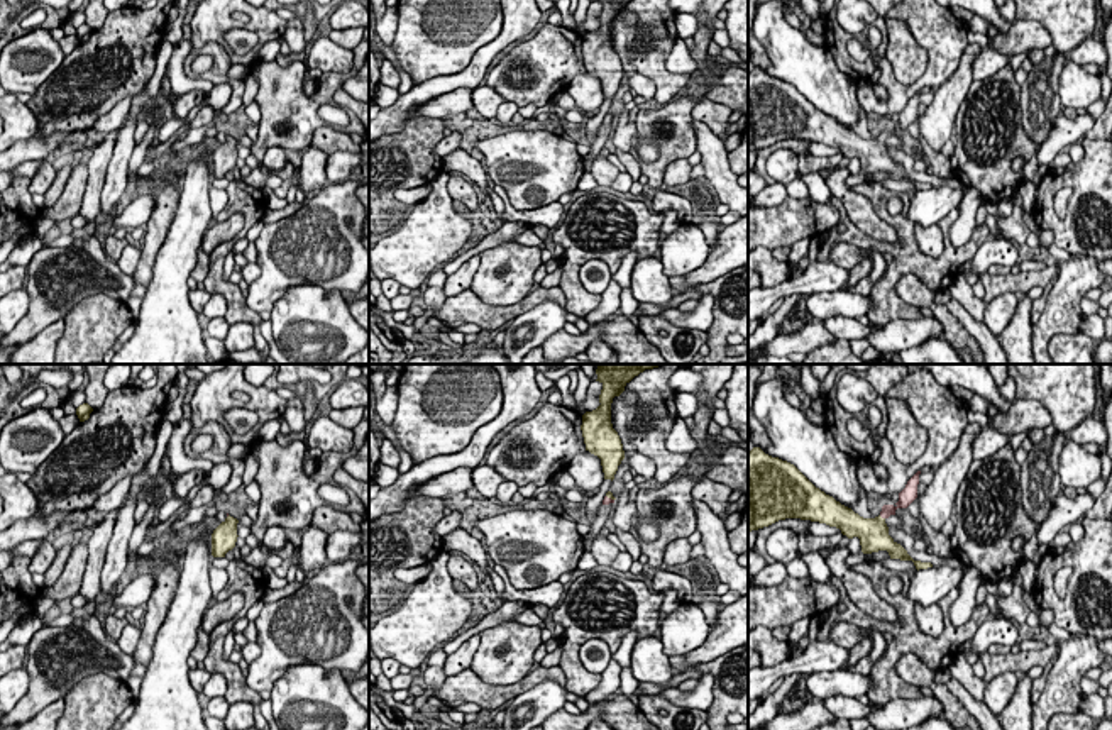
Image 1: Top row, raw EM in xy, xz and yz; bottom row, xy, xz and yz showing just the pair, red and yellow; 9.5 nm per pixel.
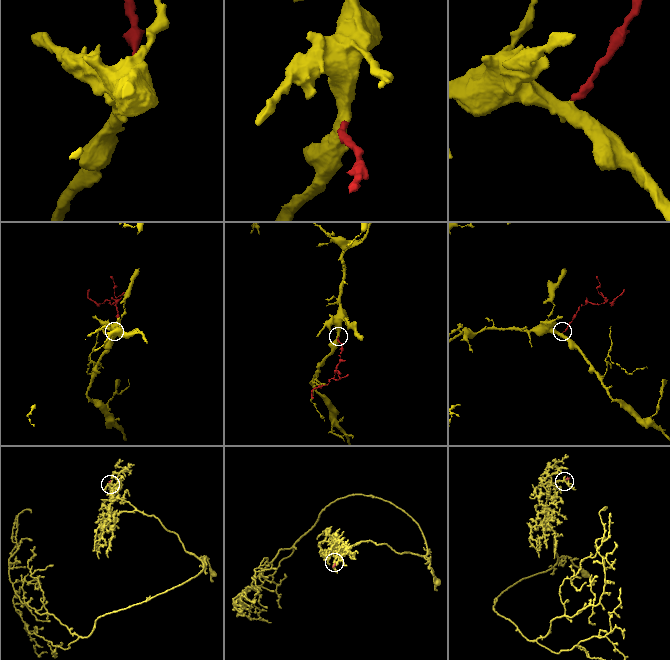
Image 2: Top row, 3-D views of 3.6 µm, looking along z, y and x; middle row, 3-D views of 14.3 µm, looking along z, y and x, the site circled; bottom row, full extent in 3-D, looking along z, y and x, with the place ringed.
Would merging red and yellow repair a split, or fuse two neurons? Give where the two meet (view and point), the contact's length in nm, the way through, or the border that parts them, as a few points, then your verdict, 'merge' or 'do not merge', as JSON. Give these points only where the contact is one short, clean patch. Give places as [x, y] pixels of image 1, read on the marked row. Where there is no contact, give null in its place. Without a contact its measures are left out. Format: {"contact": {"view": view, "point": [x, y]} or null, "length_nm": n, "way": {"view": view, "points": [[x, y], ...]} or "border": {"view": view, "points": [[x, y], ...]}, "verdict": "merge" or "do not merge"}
{"contact": {"view": "yz", "point": [882, 517]}, "length_nm": 70, "way": {"view": "yz", "points": [[887, 510], [882, 517], [874, 536]]}, "verdict": "merge"}

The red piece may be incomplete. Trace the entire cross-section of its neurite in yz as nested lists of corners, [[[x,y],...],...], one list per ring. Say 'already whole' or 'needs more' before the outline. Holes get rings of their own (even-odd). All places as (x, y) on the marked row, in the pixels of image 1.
needs more | [[[753,447],[748,452],[748,532],[785,518],[811,520],[836,527],[848,539],[858,537],[863,554],[887,550],[890,559],[912,561],[917,571],[933,567],[931,562],[914,561],[907,550],[889,535],[889,527],[885,523],[890,515],[895,515],[897,508],[907,508],[917,498],[919,474],[921,471],[907,481],[895,505],[884,505],[878,517],[863,518],[816,488],[794,464],[772,457],[760,447]]]

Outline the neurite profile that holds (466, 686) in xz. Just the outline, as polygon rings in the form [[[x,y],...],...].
[[[540,666],[538,669],[530,671],[530,674],[521,681],[506,686],[487,684],[472,669],[465,669],[455,676],[449,676],[442,684],[437,698],[449,706],[476,703],[481,708],[494,710],[508,700],[515,700],[518,694],[535,688],[547,679],[552,679],[565,688],[565,674],[560,666]]]

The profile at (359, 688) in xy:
[[[369,674],[362,679],[354,679],[349,684],[349,691],[354,700],[362,705],[369,713]]]

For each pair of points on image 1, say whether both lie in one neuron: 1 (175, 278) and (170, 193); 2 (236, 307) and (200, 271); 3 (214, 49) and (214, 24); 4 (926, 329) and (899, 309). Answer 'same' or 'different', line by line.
1: different
2: different
3: different
4: different

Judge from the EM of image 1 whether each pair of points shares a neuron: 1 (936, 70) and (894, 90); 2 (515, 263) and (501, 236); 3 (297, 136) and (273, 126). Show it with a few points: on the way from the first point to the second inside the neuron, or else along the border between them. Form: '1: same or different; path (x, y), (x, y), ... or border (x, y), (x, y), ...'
1: same; path (926, 80), (911, 90), (904, 90)
2: different; border (513, 241), (505, 241), (479, 253)
3: same; path (293, 129), (286, 122), (280, 124)

